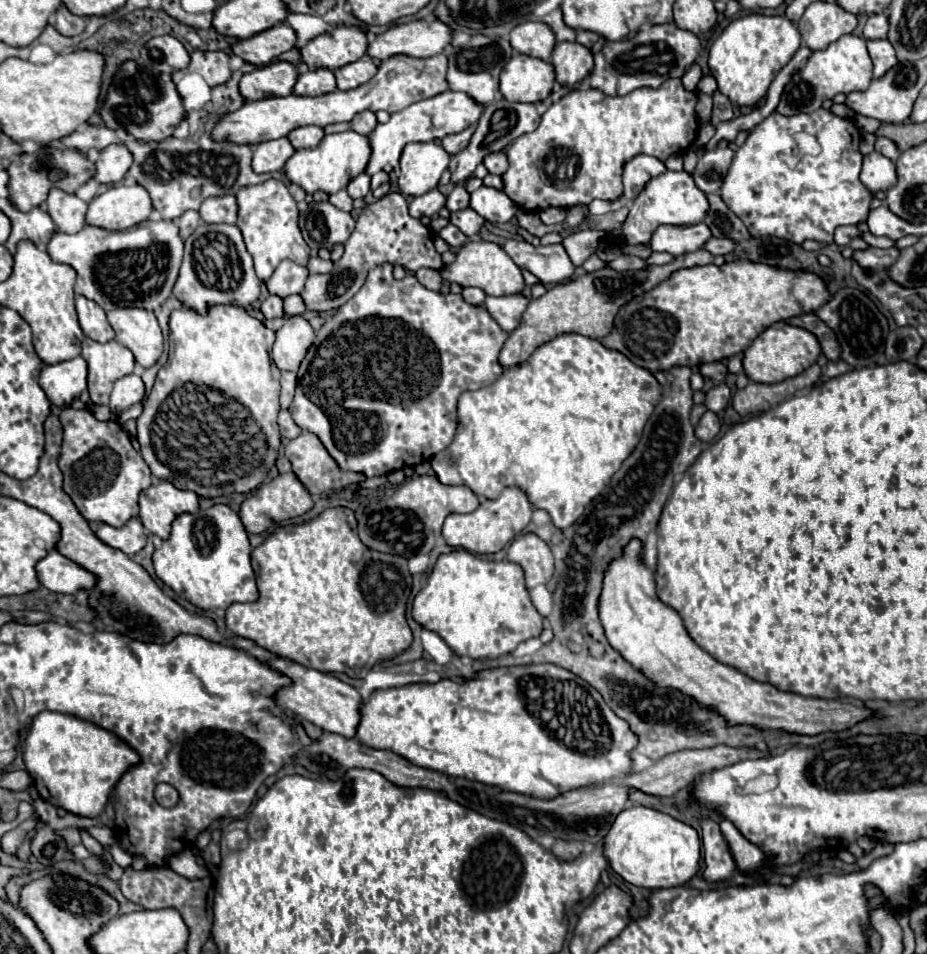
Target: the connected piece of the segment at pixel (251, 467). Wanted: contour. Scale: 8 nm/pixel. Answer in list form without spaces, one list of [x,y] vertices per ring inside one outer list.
[[[235,305],[211,307],[207,315],[197,315],[195,311],[181,307],[171,313],[169,331],[169,359],[159,369],[155,385],[143,405],[143,413],[137,419],[141,455],[151,469],[151,475],[161,479],[141,493],[139,519],[149,533],[161,539],[169,537],[171,523],[179,515],[199,511],[199,497],[215,499],[231,493],[251,493],[259,487],[275,465],[281,447],[277,425],[281,389],[279,369],[269,357],[275,333],[251,317],[243,307]]]

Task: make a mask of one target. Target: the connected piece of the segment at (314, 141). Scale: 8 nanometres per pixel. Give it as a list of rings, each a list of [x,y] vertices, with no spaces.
[[[311,125],[311,127],[297,127],[287,137],[295,149],[315,149],[325,137],[325,133],[321,127]]]

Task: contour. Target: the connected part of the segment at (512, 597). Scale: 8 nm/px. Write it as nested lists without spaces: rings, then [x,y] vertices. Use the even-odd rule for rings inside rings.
[[[455,549],[449,555],[441,555],[429,575],[427,587],[421,589],[413,601],[413,619],[443,637],[443,641],[461,657],[499,657],[511,653],[519,643],[539,637],[543,631],[543,615],[531,603],[525,587],[523,569],[511,561],[487,561],[465,549]]]

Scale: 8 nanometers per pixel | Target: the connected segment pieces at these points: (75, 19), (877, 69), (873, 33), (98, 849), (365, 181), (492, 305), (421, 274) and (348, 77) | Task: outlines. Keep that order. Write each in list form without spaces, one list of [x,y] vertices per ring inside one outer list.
[[[61,5],[55,13],[55,29],[65,37],[73,37],[73,35],[83,33],[85,25],[87,25],[87,21],[79,15],[73,15],[65,5]]]
[[[867,41],[867,51],[873,59],[873,77],[875,79],[885,75],[885,71],[889,71],[889,67],[893,67],[897,63],[895,51],[889,41]]]
[[[879,13],[879,15],[869,15],[863,35],[865,39],[887,39],[887,31],[889,31],[889,19],[887,15]]]
[[[79,829],[79,833],[81,833],[81,841],[83,841],[83,845],[87,847],[87,851],[89,851],[91,855],[95,855],[95,857],[101,857],[101,855],[103,855],[103,847],[99,845],[99,841],[93,839],[85,829]]]
[[[367,173],[357,175],[357,177],[347,185],[347,193],[349,193],[349,197],[351,197],[351,199],[361,199],[361,197],[365,197],[365,195],[371,191],[369,181],[371,181],[371,177],[369,177]]]
[[[523,293],[505,295],[505,297],[487,297],[485,307],[493,315],[493,319],[505,329],[507,333],[515,331],[521,323],[521,315],[527,309],[529,299]]]
[[[423,267],[423,269],[419,269],[419,271],[415,273],[415,277],[419,279],[419,283],[421,283],[423,287],[427,287],[427,289],[431,289],[431,291],[439,291],[441,285],[443,285],[439,271],[433,271],[433,269],[425,269],[425,267]]]
[[[359,59],[355,63],[349,63],[349,65],[343,65],[335,71],[335,77],[337,77],[337,87],[347,91],[347,89],[355,89],[363,83],[367,83],[373,75],[377,73],[377,67],[373,65],[373,61],[365,61],[365,59]]]

